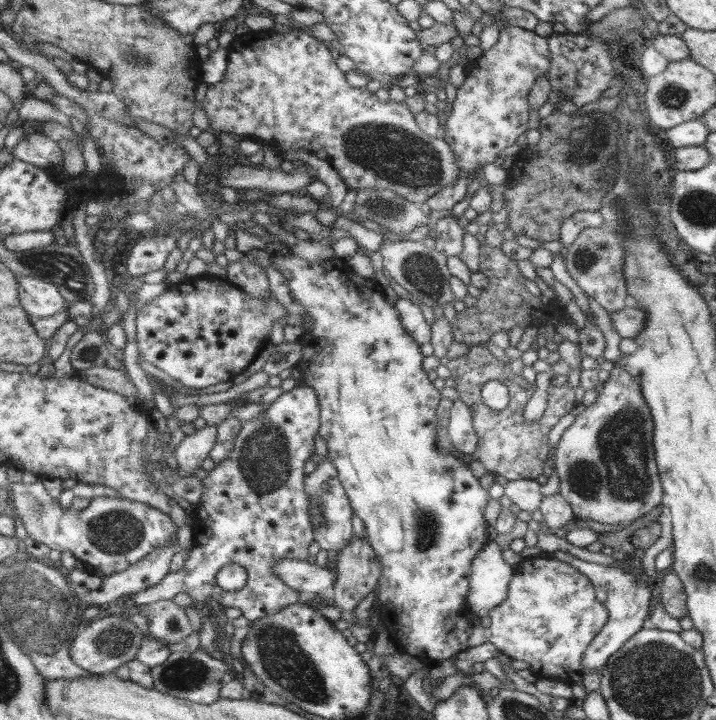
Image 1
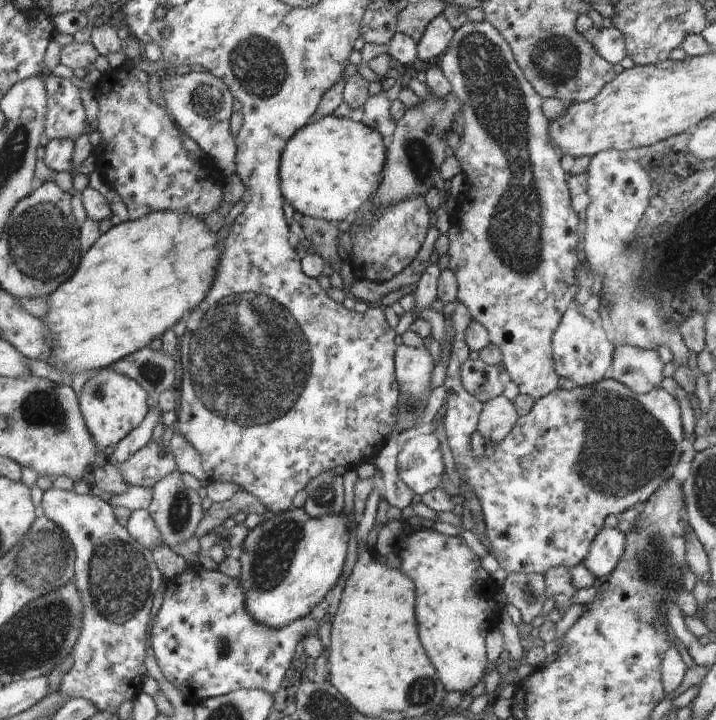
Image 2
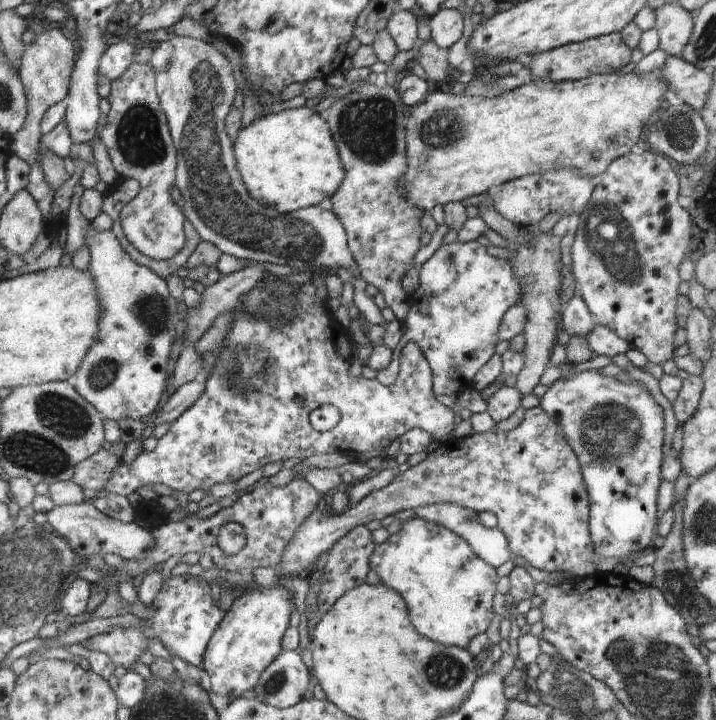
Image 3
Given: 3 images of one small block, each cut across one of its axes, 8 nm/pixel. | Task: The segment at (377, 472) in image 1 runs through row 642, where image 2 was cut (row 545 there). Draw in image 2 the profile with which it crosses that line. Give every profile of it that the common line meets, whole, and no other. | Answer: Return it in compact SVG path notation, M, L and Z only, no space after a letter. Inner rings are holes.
M419 528L398 539L393 546L402 565L400 570L415 584L415 615L418 622L418 634L428 658L432 661L445 692L471 691L491 668L487 661L485 645L486 635L496 628L502 607L496 601L500 587L496 586L491 574L481 564L481 558L466 545L460 537L451 537L438 533L433 528Z

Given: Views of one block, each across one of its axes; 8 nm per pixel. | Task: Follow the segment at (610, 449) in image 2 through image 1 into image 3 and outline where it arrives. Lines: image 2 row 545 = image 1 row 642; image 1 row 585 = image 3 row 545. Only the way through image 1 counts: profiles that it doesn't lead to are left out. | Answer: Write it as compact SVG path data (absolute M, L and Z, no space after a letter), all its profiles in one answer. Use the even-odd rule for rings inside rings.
M542 407L526 409L524 420L510 432L500 428L492 428L488 432L470 434L468 438L442 442L437 450L427 455L425 460L404 473L397 473L396 478L382 490L376 490L362 498L360 502L340 514L326 514L320 508L306 518L306 522L298 528L290 544L284 548L282 560L274 566L277 579L300 575L300 569L311 570L318 558L329 552L342 536L346 536L356 526L366 525L372 520L382 520L396 512L412 508L421 511L423 506L433 504L457 504L474 512L491 512L497 518L497 527L508 539L508 546L514 556L522 556L532 566L548 572L563 571L566 579L586 578L596 572L591 536L587 521L589 520L590 502L582 470L576 454L568 446L562 428L554 422Z

